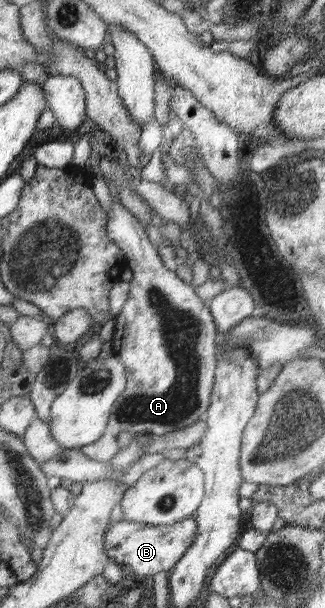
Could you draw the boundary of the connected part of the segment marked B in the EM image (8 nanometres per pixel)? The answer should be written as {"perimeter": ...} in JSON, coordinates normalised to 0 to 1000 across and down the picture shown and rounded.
{"perimeter":[[[600,850],[514,865],[351,855],[348,865],[338,865],[329,875],[329,908],[348,926],[385,928],[422,951],[471,947],[495,939],[520,941],[532,936],[603,888],[609,875]]]}

